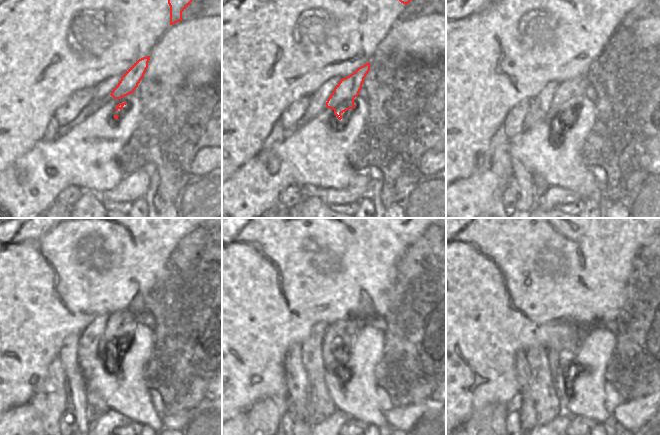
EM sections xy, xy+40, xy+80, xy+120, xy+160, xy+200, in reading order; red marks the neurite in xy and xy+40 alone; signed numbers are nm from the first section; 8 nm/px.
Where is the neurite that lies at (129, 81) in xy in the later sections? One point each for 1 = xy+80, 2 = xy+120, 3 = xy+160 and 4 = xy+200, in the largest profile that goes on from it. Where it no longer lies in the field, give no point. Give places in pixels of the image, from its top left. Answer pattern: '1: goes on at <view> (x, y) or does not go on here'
1: goes on at xy+80 (568, 96)
2: goes on at xy+120 (120, 325)
3: goes on at xy+160 (336, 342)
4: goes on at xy+200 (560, 362)

